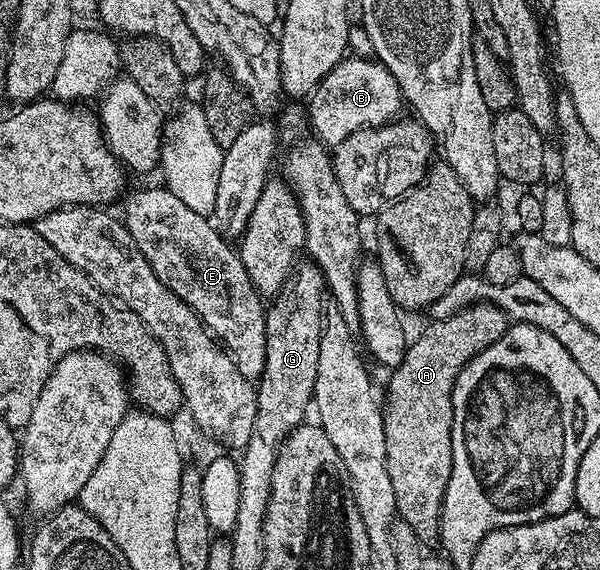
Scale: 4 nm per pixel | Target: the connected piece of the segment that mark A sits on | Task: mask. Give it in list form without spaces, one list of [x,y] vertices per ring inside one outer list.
[[[478,302],[476,305],[464,308],[452,316],[431,321],[429,324],[431,326],[428,327],[415,342],[413,339],[413,341],[407,345],[406,354],[402,358],[402,363],[389,371],[390,383],[386,386],[386,402],[384,398],[384,409],[382,412],[384,444],[386,445],[386,463],[388,464],[388,477],[392,480],[392,492],[396,492],[397,517],[401,519],[405,525],[412,528],[415,539],[422,544],[433,543],[435,539],[438,538],[438,526],[442,523],[442,501],[444,500],[444,492],[448,486],[448,476],[452,470],[452,416],[454,415],[454,409],[452,408],[452,396],[450,394],[454,390],[454,381],[459,372],[462,371],[462,368],[469,364],[481,350],[488,348],[492,344],[496,344],[506,335],[508,319],[503,310],[498,306],[493,306],[490,302]]]

